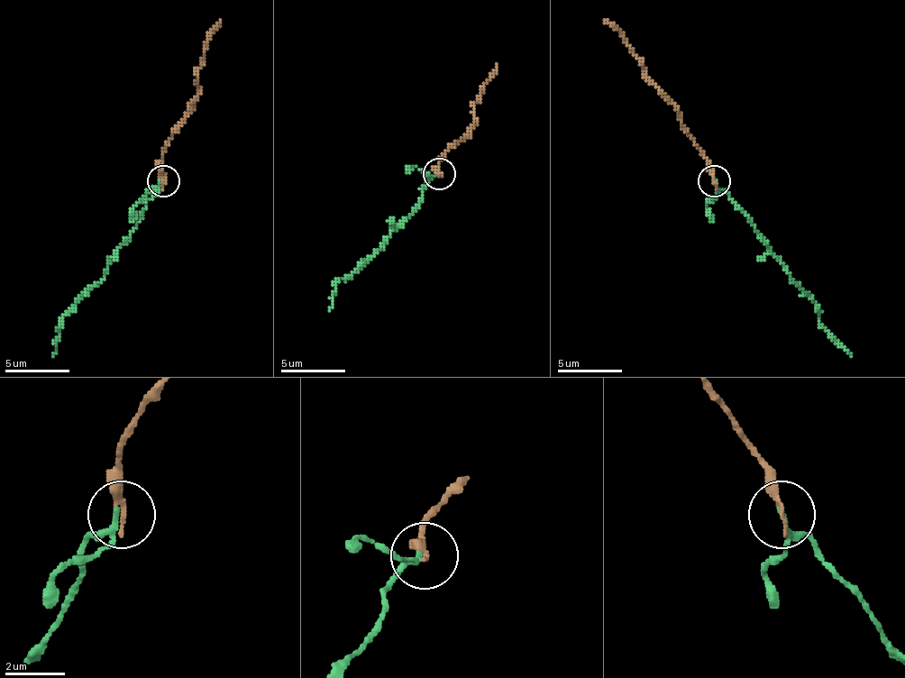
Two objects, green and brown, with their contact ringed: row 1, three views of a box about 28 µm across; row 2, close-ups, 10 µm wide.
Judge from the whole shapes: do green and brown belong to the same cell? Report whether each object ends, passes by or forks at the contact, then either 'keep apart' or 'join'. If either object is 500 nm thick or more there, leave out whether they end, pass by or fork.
green passes by | brown ends | join

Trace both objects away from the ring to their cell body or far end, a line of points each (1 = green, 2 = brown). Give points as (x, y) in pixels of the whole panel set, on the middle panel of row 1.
1: (438, 173), (423, 188), (419, 205), (384, 246), (351, 276), (339, 279), (329, 311)
2: (438, 173), (438, 160), (474, 124), (474, 105), (496, 64)

